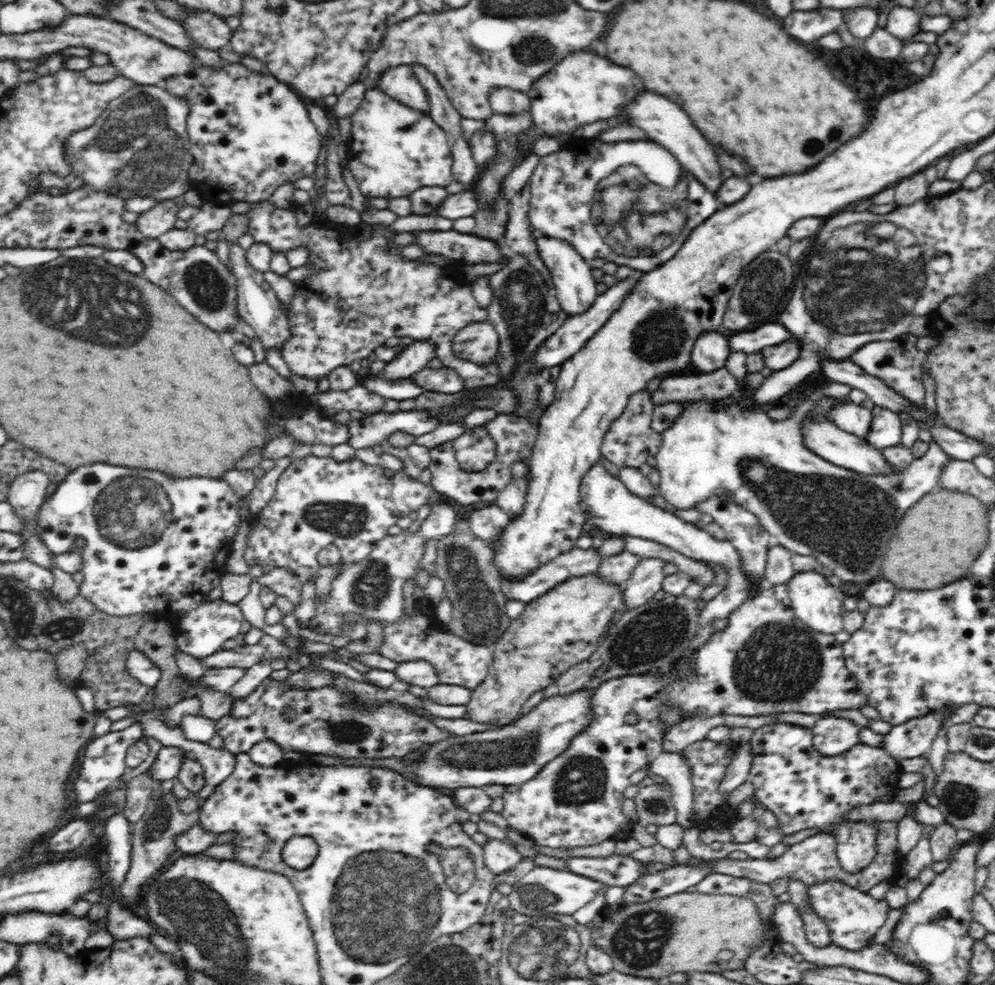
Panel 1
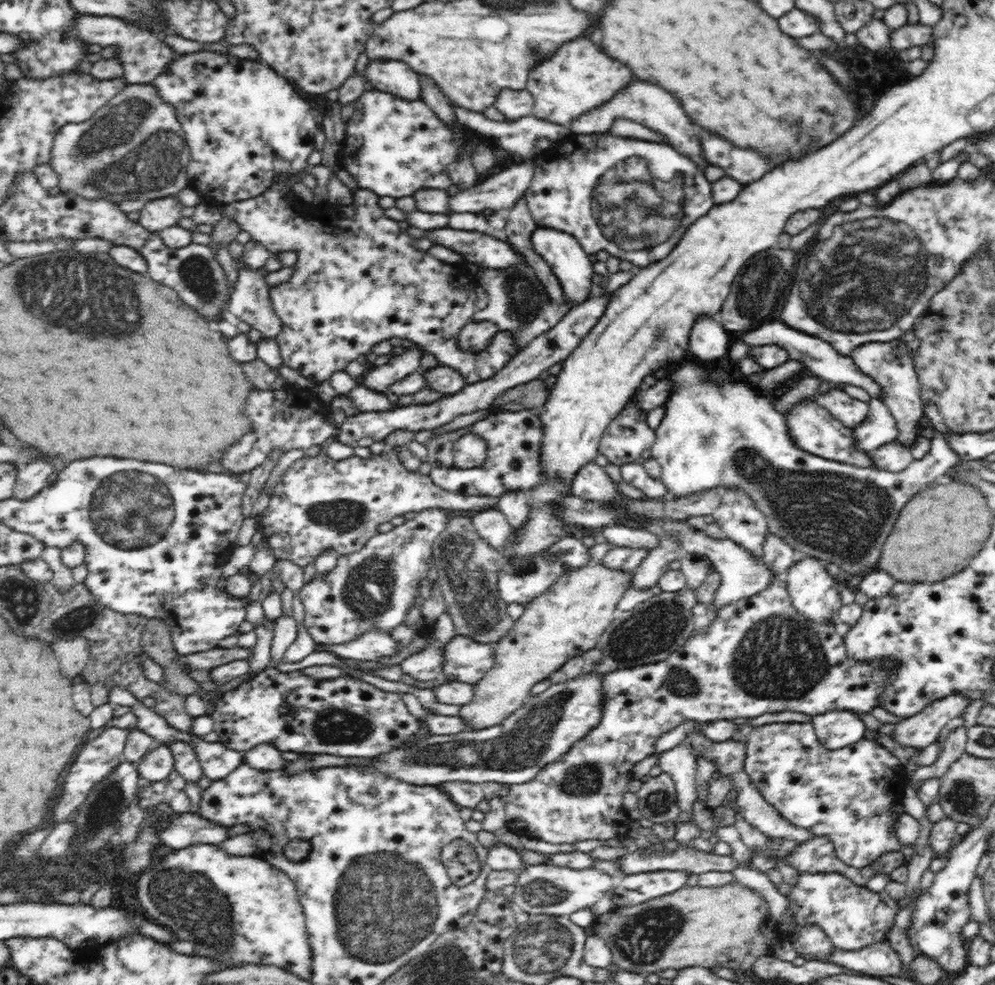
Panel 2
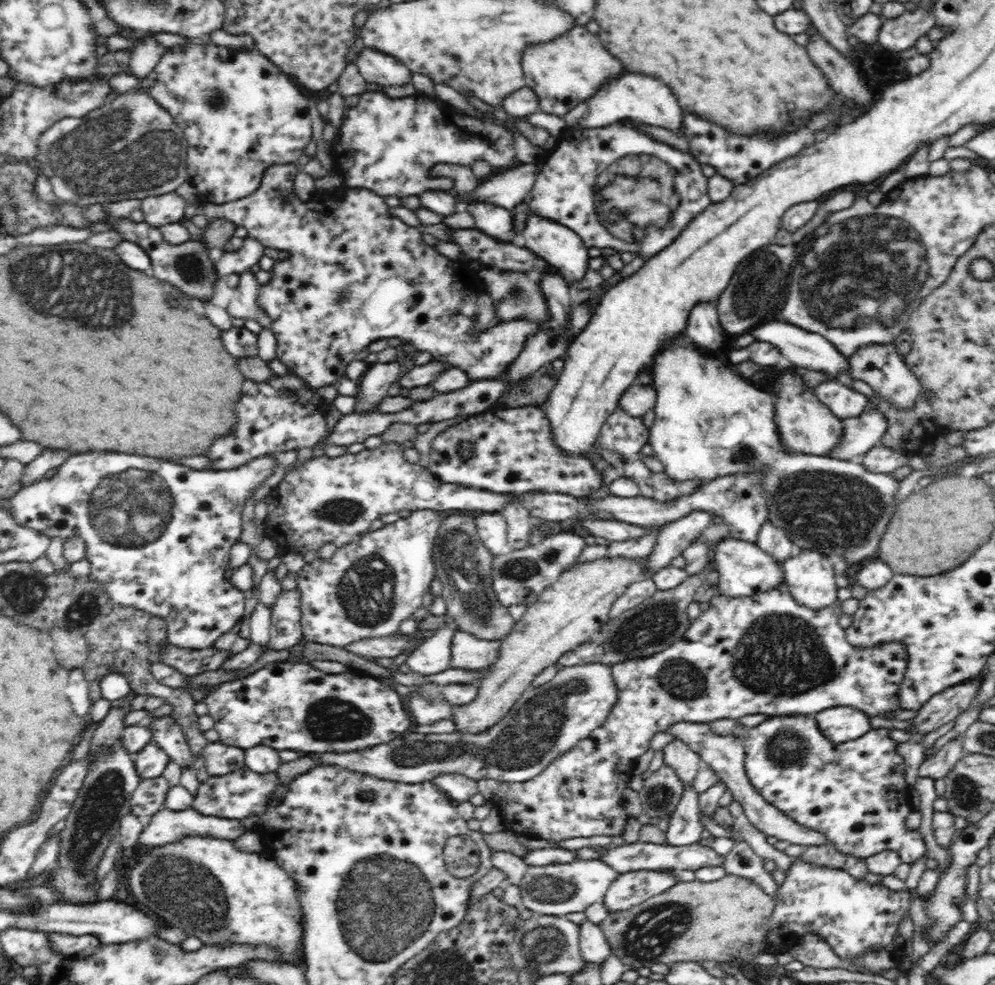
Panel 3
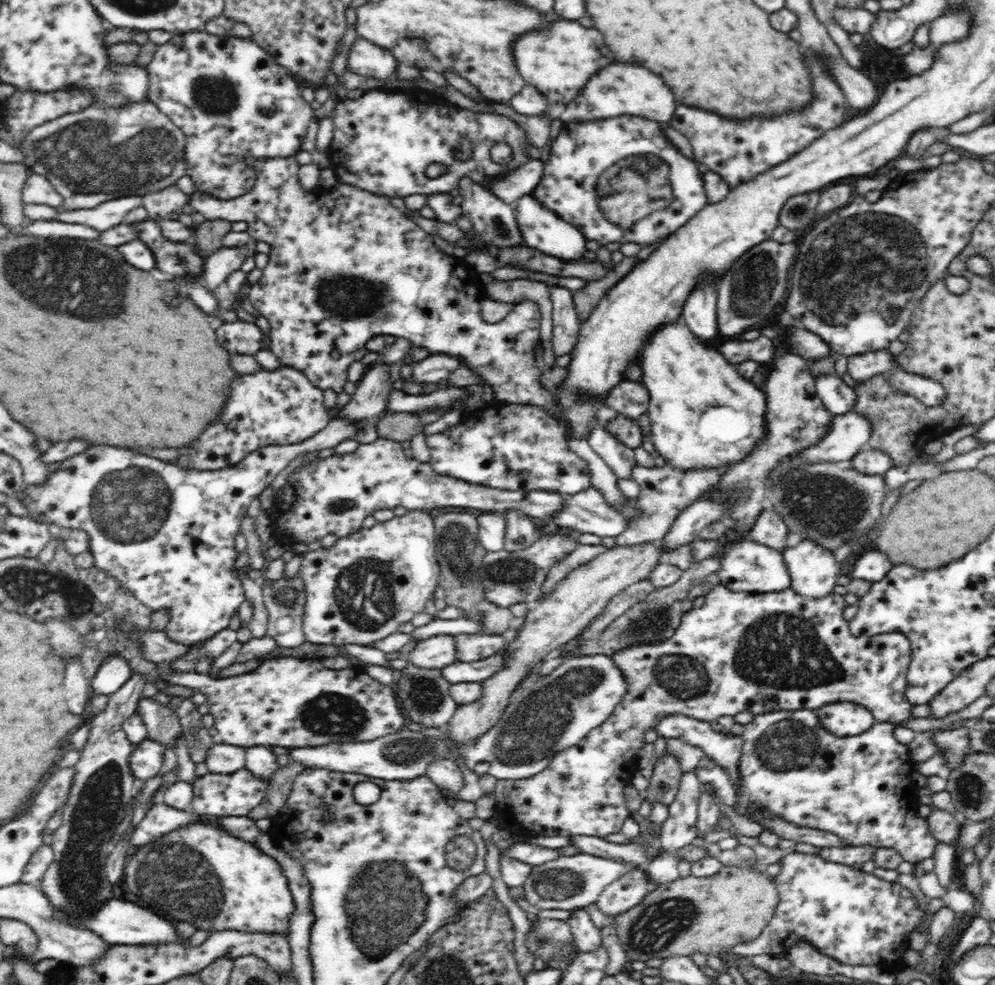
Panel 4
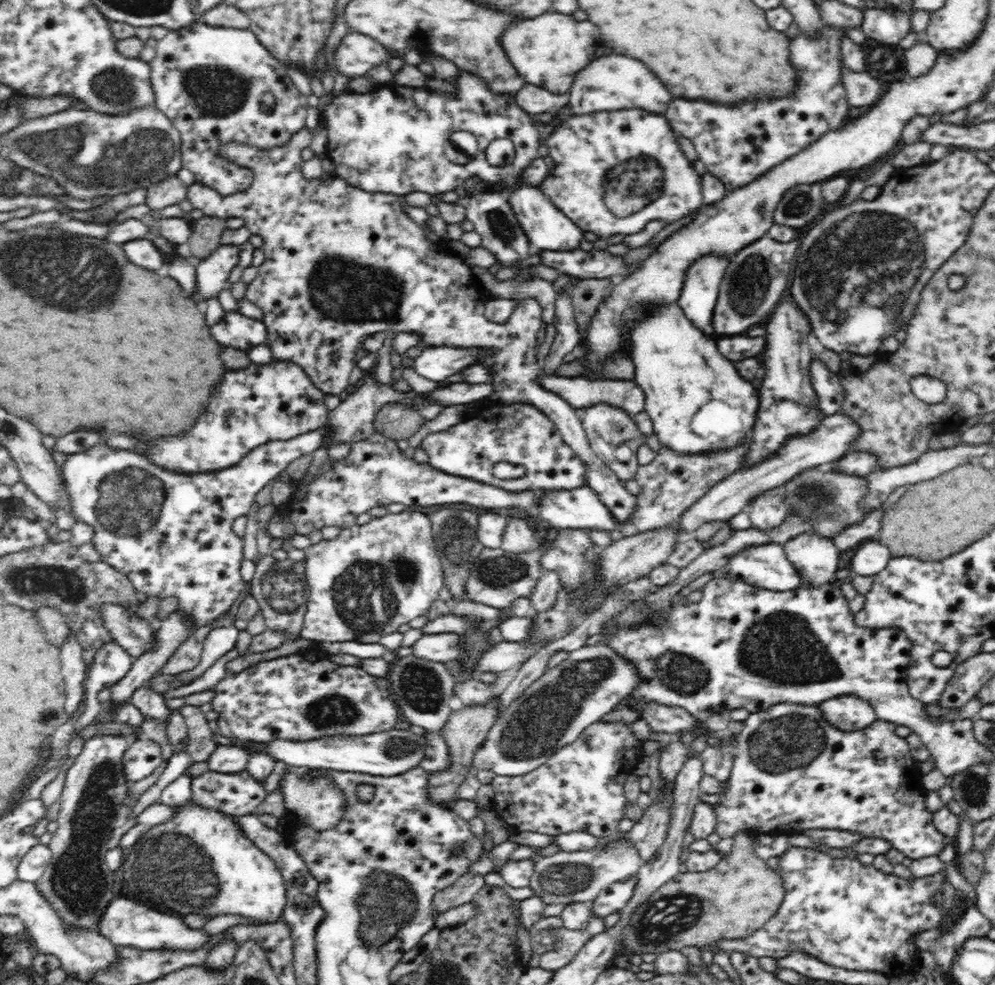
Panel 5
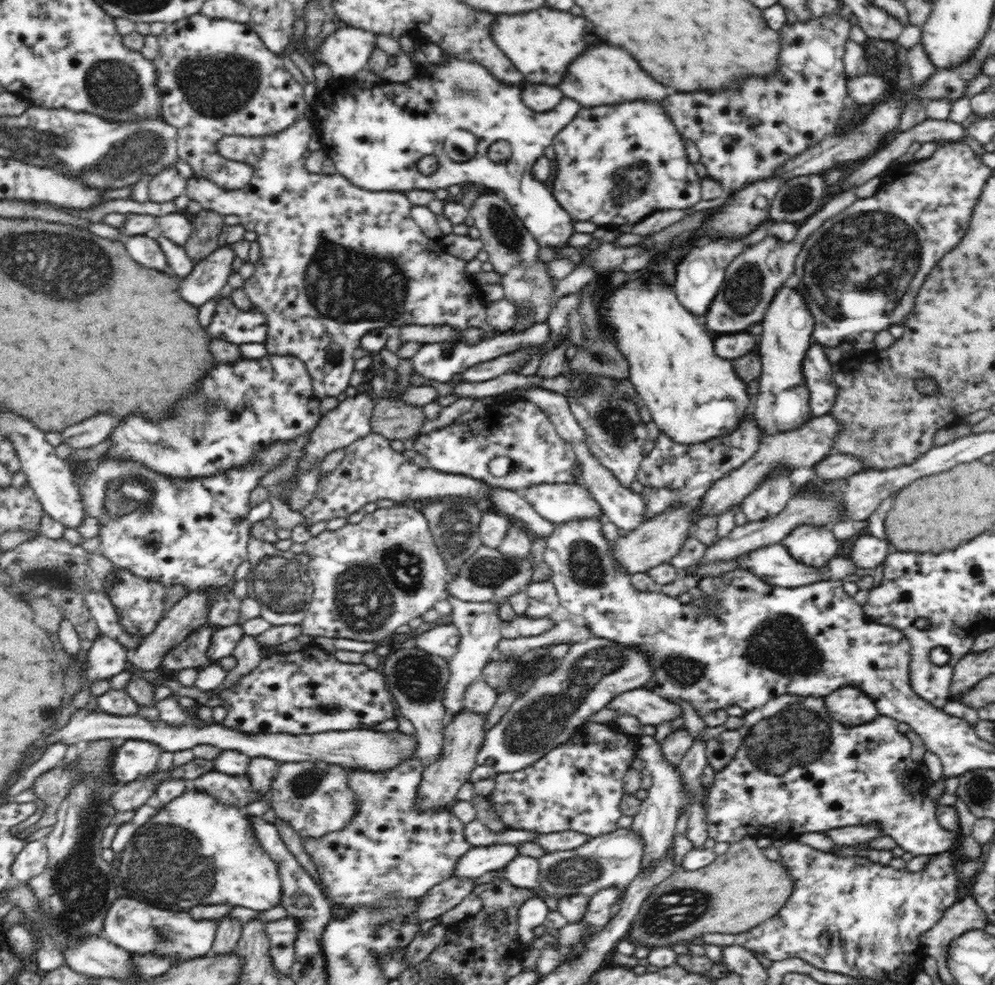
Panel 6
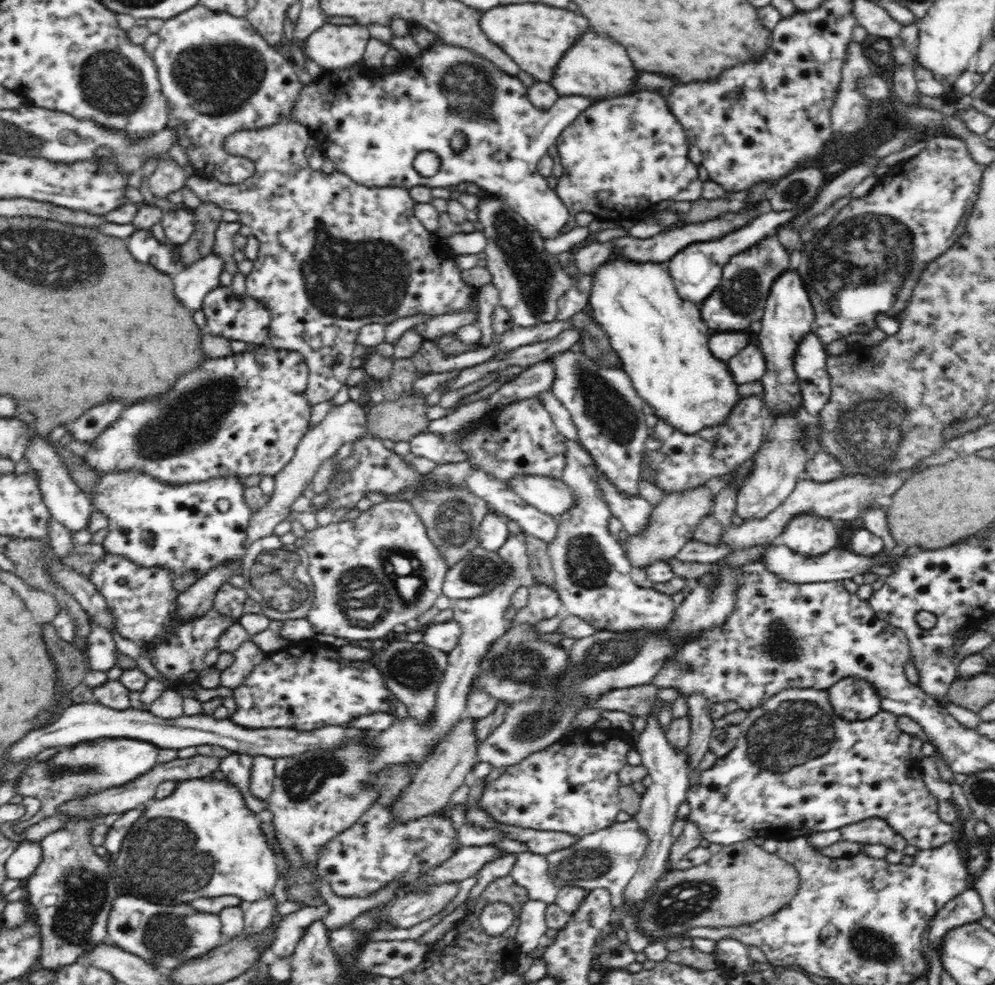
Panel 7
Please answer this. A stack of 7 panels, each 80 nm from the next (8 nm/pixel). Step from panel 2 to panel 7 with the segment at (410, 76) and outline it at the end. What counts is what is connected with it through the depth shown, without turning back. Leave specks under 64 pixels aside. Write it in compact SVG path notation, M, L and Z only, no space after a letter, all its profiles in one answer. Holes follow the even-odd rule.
M325 23L302 43L305 55L326 71L342 71L358 65L370 32L363 25L332 25Z

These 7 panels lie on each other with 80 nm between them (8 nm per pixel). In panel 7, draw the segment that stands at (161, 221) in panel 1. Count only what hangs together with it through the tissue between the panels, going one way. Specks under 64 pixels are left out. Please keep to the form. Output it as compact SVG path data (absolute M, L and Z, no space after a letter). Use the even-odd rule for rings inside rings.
M167 156L158 161L155 171L149 176L149 190L156 198L167 198L172 192L180 190L186 179L182 167Z

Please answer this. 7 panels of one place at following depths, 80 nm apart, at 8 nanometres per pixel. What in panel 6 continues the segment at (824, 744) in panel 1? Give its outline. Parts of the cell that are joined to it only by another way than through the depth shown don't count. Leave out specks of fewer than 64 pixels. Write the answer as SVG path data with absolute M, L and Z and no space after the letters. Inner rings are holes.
M845 687L824 697L828 712L836 722L846 726L858 726L878 716L875 702L856 687Z

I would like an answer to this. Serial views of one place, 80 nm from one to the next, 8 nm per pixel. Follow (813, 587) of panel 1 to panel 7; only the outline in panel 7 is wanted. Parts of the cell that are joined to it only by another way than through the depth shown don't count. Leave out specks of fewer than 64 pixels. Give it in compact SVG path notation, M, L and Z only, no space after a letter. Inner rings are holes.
M798 514L784 529L778 543L800 555L826 555L840 544L834 522L817 514Z

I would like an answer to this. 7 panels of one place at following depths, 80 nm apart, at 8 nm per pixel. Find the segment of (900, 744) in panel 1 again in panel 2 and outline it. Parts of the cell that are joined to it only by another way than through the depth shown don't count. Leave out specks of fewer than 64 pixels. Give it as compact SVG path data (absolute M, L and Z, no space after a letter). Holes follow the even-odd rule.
M950 694L946 698L934 700L930 706L923 708L922 712L894 724L891 738L900 746L912 746L922 751L937 741L940 730L949 720L961 716L970 702L970 698L963 694Z

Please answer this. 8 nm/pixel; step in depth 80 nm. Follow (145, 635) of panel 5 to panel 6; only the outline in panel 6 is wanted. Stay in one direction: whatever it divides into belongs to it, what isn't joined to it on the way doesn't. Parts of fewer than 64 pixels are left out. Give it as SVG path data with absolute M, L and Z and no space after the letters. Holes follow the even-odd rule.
M86 590L84 603L88 605L99 630L106 636L117 640L128 652L133 652L140 644L140 638L144 636L132 635L126 632L122 623L118 621L116 607L105 593Z

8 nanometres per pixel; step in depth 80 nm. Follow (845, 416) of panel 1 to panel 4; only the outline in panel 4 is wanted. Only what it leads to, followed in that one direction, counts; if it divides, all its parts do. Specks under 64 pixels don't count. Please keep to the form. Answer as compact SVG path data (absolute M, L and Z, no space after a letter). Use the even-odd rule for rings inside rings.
M820 375L815 380L816 394L833 416L853 412L857 404L856 391L839 376Z

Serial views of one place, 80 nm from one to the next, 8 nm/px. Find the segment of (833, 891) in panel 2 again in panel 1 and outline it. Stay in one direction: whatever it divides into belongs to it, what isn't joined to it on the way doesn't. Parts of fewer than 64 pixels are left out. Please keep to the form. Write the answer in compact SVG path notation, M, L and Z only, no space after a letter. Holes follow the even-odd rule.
M827 881L807 888L809 906L824 920L830 930L833 945L845 950L860 951L874 940L889 912L892 910L887 900L876 900L868 893L860 892L840 881Z

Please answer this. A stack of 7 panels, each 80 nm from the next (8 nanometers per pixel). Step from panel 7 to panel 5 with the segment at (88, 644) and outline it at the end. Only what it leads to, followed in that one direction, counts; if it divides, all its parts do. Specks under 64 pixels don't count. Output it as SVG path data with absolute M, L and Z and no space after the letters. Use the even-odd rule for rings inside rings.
M115 641L104 642L90 664L85 679L84 710L75 716L72 727L81 733L102 712L98 692L114 687L130 670L134 657Z

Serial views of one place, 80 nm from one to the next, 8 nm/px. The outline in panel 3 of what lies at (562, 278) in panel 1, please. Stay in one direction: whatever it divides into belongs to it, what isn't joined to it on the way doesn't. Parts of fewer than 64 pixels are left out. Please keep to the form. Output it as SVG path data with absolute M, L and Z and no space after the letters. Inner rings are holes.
M525 205L528 210L528 220L526 220L526 228L522 230L521 242L526 247L529 248L532 252L535 252L538 256L541 256L543 259L546 259L549 262L549 266L553 266L553 268L557 268L559 274L563 276L567 284L574 284L574 282L580 282L586 271L588 270L588 259L590 256L588 255L588 249L584 244L584 241L578 236L578 233L574 232L572 228L568 228L567 226L562 226L562 224L558 224L553 220L548 220L545 216L538 216L532 211L530 211L530 207Z

